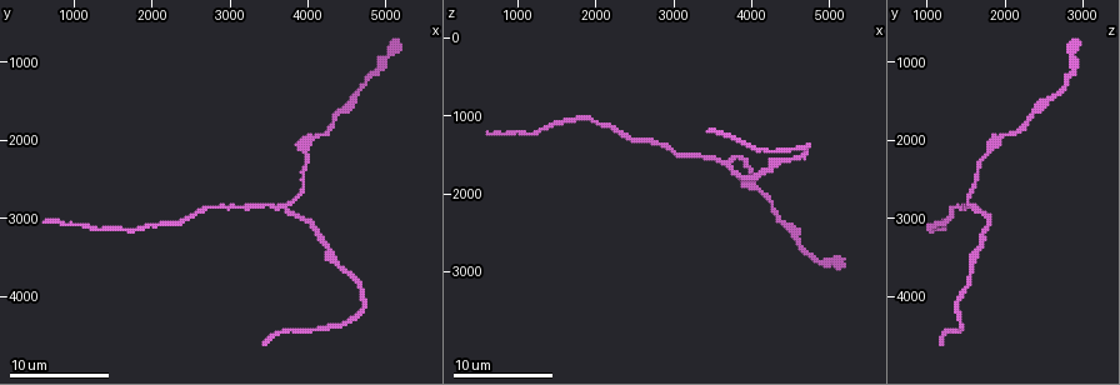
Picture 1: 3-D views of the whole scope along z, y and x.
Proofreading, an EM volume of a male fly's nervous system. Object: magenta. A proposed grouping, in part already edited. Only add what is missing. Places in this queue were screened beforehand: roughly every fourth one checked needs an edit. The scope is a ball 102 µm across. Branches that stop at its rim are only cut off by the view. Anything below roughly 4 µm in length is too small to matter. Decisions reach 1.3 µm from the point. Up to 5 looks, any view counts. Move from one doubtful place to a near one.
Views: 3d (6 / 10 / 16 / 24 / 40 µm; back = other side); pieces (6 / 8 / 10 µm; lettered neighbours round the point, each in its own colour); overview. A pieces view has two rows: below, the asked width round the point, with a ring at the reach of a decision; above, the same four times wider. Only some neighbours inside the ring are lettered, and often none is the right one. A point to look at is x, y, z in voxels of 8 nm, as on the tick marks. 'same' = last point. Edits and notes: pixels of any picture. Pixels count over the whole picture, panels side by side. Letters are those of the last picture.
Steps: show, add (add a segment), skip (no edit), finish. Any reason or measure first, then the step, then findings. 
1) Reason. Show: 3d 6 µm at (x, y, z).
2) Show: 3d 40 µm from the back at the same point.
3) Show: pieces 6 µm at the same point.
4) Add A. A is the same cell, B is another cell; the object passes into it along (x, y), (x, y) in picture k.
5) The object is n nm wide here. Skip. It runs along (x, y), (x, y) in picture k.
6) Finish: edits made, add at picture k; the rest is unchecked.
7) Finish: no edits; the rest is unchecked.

An open end. Show: 3d 6 µm at (5100, 750, 2900).

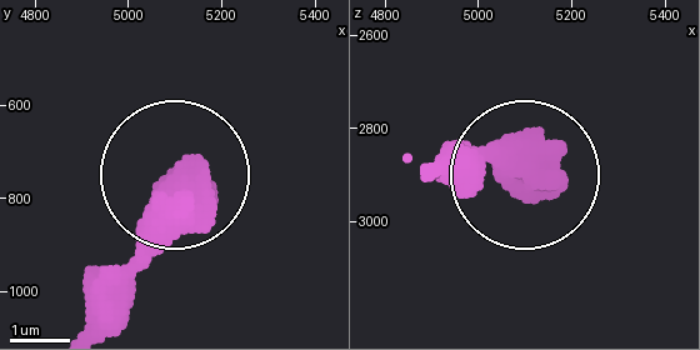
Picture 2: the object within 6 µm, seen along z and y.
Show: pieces 10 µm at the same point.

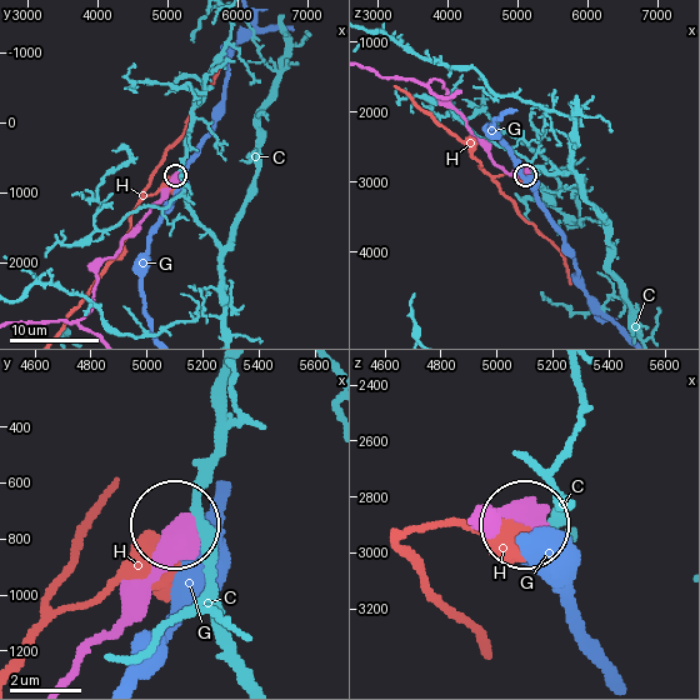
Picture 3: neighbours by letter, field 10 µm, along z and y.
Skip. C, G and H are other cells; it runs along (71, 676), (153, 569), (170, 526) in picture 3; no lettered segment goes on from it.

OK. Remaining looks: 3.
Long arm stops here. Show: 3d 6 µm at (650, 3000, 1250).

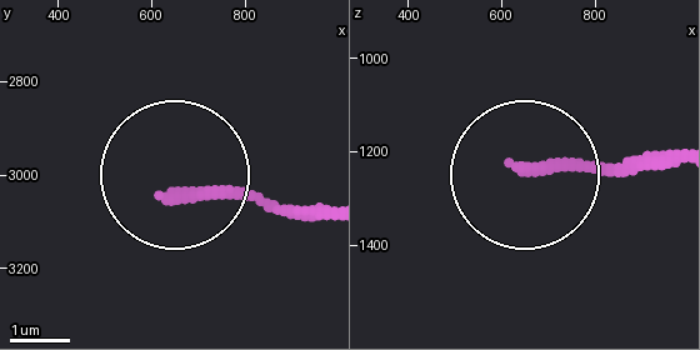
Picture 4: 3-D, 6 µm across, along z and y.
Show: pieces 6 µm at (640, 3045, 1235).

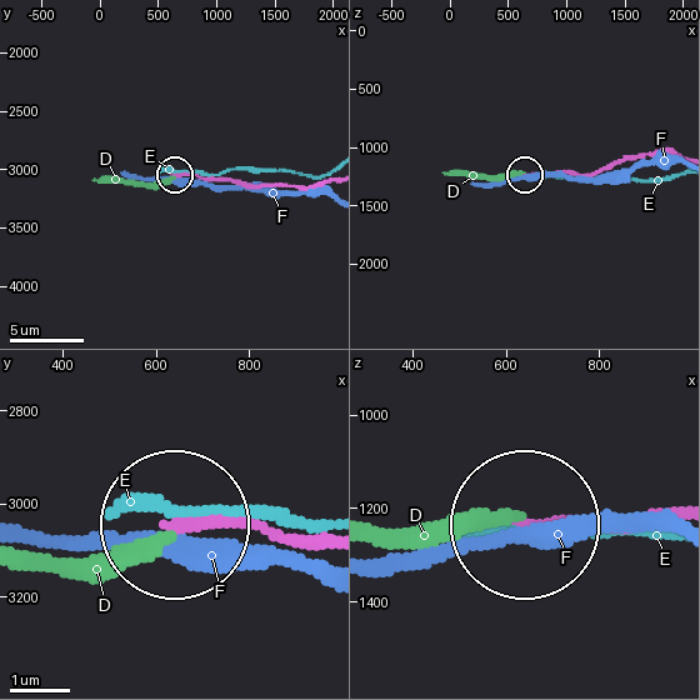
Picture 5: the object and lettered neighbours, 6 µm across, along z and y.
Skip. D, E and F are other cells; it runs along (329, 180), (310, 186), (254, 186), (235, 179), (176, 175) in picture 5; none of them fits.

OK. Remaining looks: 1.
Free end. Show: pieces 8 µm at (3450, 4550, 1200).

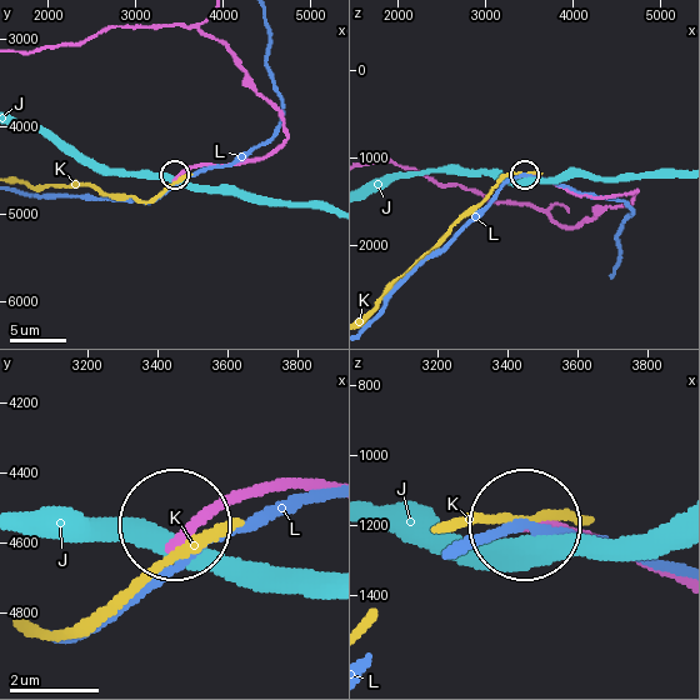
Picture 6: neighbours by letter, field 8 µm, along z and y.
Skip. J, K and L are other cells; none of them fits.

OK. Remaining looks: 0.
Finish: no edits; the rest is unchecked.

